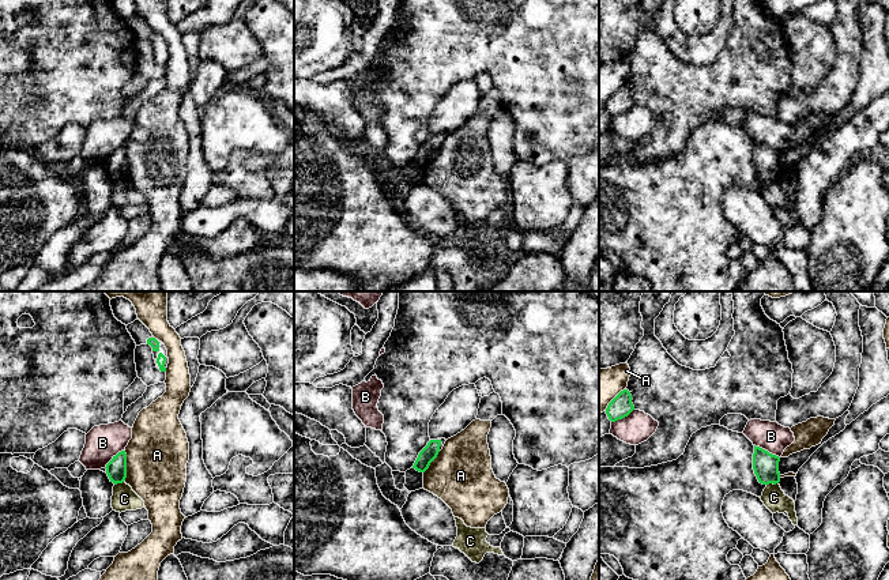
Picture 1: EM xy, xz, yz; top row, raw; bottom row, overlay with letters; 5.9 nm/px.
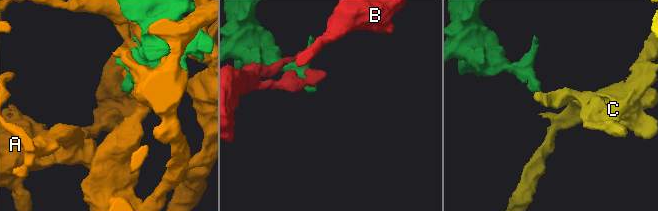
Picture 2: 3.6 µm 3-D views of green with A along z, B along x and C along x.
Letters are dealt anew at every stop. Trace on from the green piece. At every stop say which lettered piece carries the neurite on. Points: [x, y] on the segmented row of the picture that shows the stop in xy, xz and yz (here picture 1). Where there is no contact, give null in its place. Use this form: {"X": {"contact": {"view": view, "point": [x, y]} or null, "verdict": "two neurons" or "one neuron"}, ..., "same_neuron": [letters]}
{"A": {"contact": {"view": "xy", "point": [125, 466]}, "verdict": "two neurons"}, "B": {"contact": {"view": "yz", "point": [767, 451]}, "verdict": "two neurons"}, "C": {"contact": {"view": "yz", "point": [772, 482]}, "verdict": "two neurons"}, "same_neuron": []}

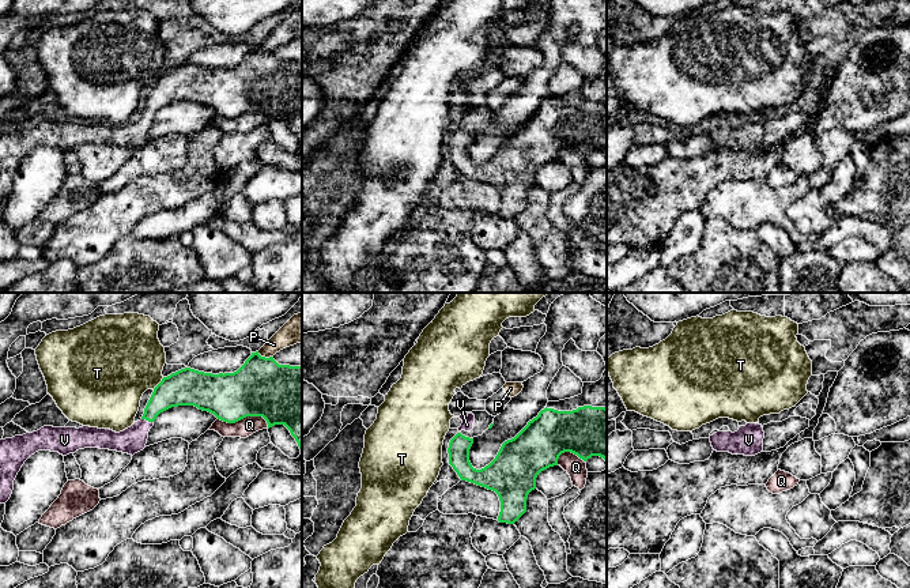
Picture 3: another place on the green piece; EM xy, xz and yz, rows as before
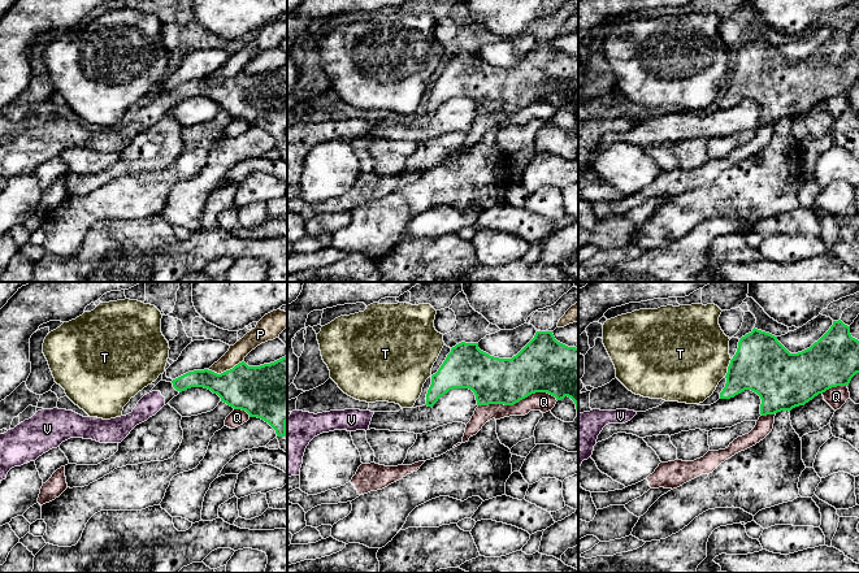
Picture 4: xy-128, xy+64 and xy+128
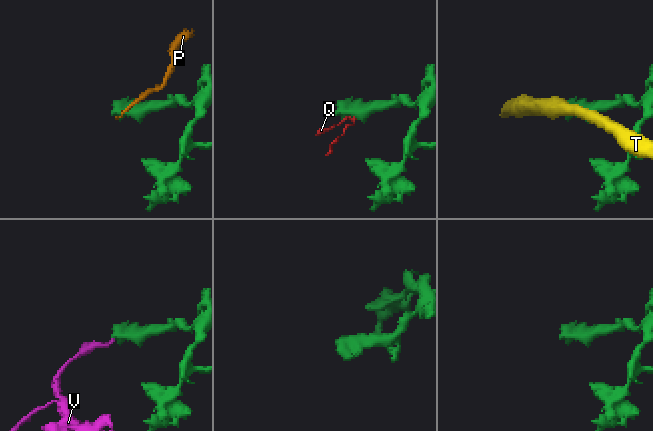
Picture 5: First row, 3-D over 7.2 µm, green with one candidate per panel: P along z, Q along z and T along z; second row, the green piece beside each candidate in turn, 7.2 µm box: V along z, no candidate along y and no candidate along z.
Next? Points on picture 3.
{"P": {"contact": {"view": "xy", "point": [264, 357]}, "verdict": "two neurons"}, "Q": {"contact": {"view": "xy", "point": [245, 417]}, "verdict": "two neurons"}, "T": {"contact": {"view": "xy", "point": [159, 383]}, "verdict": "two neurons"}, "V": {"contact": {"view": "xy", "point": [147, 419]}, "verdict": "one neuron"}, "same_neuron": ["V"]}

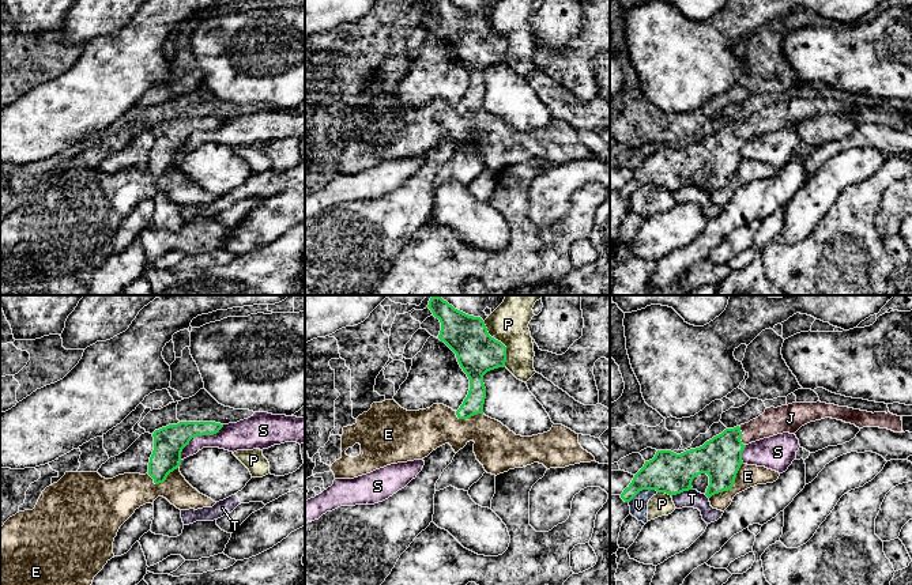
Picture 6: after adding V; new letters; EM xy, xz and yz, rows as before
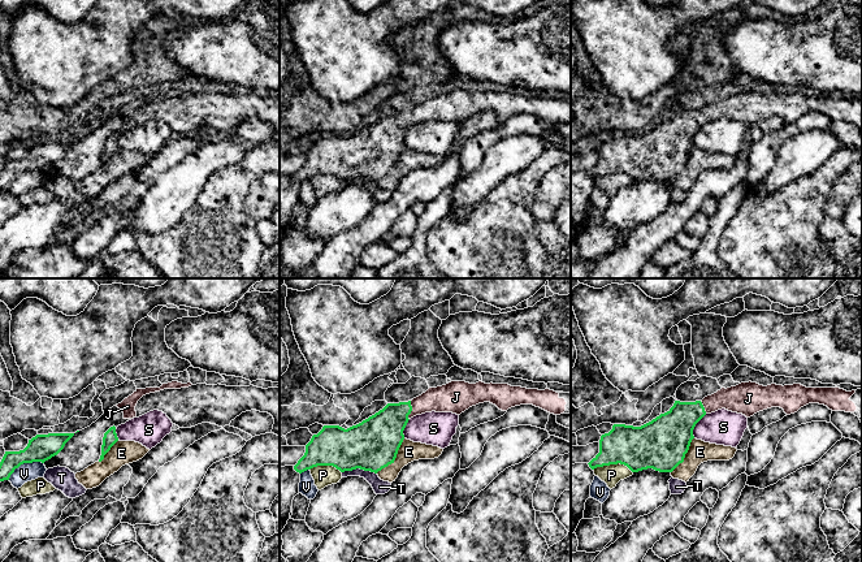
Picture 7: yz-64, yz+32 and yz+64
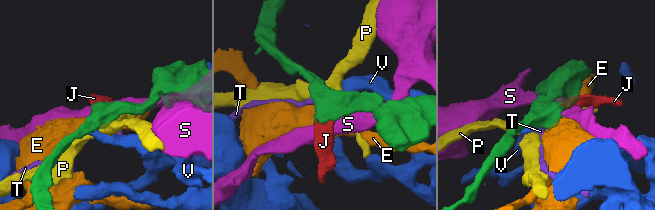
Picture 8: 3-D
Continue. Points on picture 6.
{"E": {"contact": {"view": "yz", "point": [731, 486]}, "verdict": "two neurons"}, "J": {"contact": {"view": "yz", "point": [741, 436]}, "verdict": "one neuron"}, "P": {"contact": {"view": "xz", "point": [501, 343]}, "verdict": "two neurons"}, "S": {"contact": {"view": "xy", "point": [198, 434]}, "verdict": "two neurons"}, "T": {"contact": {"view": "yz", "point": [681, 491]}, "verdict": "two neurons"}, "V": {"contact": {"view": "yz", "point": [643, 489]}, "verdict": "two neurons"}, "same_neuron": ["J"]}

